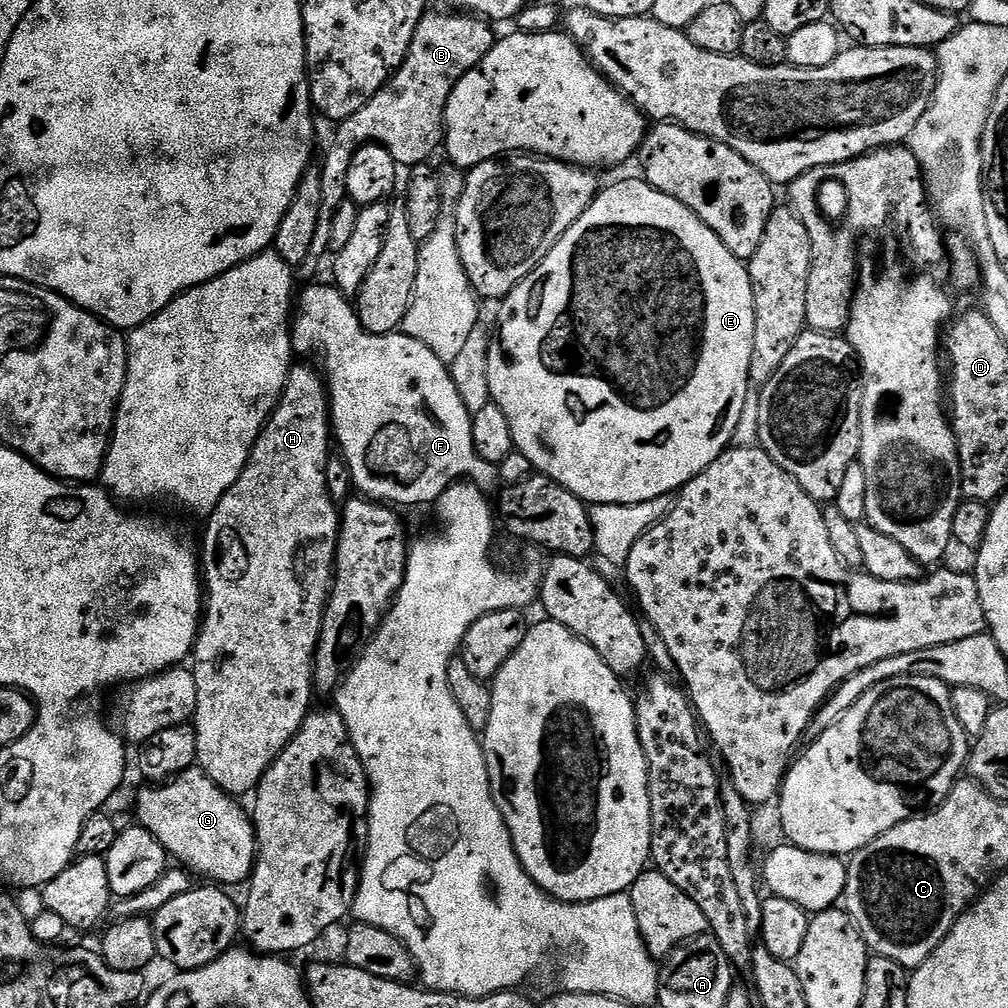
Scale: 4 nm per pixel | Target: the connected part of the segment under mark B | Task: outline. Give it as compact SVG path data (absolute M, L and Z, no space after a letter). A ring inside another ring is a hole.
M426 14L420 20L418 30L414 30L414 42L402 62L402 66L384 88L358 112L335 125L332 145L324 156L324 164L319 165L322 174L322 204L318 218L317 233L311 243L306 260L298 267L298 276L304 282L317 279L320 267L329 259L332 252L330 226L335 220L338 206L348 195L346 178L354 154L365 144L382 146L396 159L397 165L411 170L418 164L427 164L433 158L436 148L444 143L444 115L446 102L460 79L474 66L478 66L490 54L494 43L491 23L472 14Z

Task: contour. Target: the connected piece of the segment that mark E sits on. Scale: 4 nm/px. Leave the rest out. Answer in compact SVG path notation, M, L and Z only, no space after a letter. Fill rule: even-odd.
M643 178L620 180L617 184L610 185L605 192L604 189L597 191L592 200L592 205L584 211L582 218L578 218L578 222L574 222L574 226L570 226L570 230L566 230L566 234L558 242L558 246L554 246L554 250L550 250L550 254L546 254L546 258L534 269L531 276L522 281L509 296L504 297L499 308L500 333L495 333L494 339L489 346L488 374L491 403L497 404L502 410L502 414L506 414L506 422L510 422L510 430L516 443L515 451L517 453L521 452L536 467L533 469L539 475L549 476L551 480L563 486L566 491L573 492L585 504L589 506L595 504L637 504L638 502L650 502L659 496L672 496L679 493L680 489L687 486L698 474L702 474L707 470L722 453L728 451L733 443L732 435L742 418L742 410L746 406L746 398L750 391L748 375L750 374L752 355L754 354L754 314L756 313L754 310L752 279L748 277L745 261L739 260L720 241L718 234L714 234L714 230L710 230L710 226L703 224L690 209L682 206L682 202L678 202L674 198L662 194L658 189L652 188Z

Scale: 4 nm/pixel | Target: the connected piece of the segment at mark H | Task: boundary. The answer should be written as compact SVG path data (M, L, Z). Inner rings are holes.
M293 367L288 373L284 393L272 411L272 417L264 424L260 437L254 442L250 458L234 486L226 490L222 502L207 517L208 529L204 532L204 552L202 548L202 587L206 597L200 622L200 634L192 648L190 671L194 686L198 686L198 706L194 717L196 729L196 764L208 775L223 792L233 798L243 797L243 792L251 793L259 784L266 770L286 750L286 746L298 734L304 719L310 715L314 697L314 669L316 666L316 647L320 641L320 631L324 621L324 608L334 583L336 562L336 541L340 538L340 517L338 504L332 500L327 490L326 466L330 459L328 444L333 443L332 417L328 406L328 390L325 381L308 368Z

